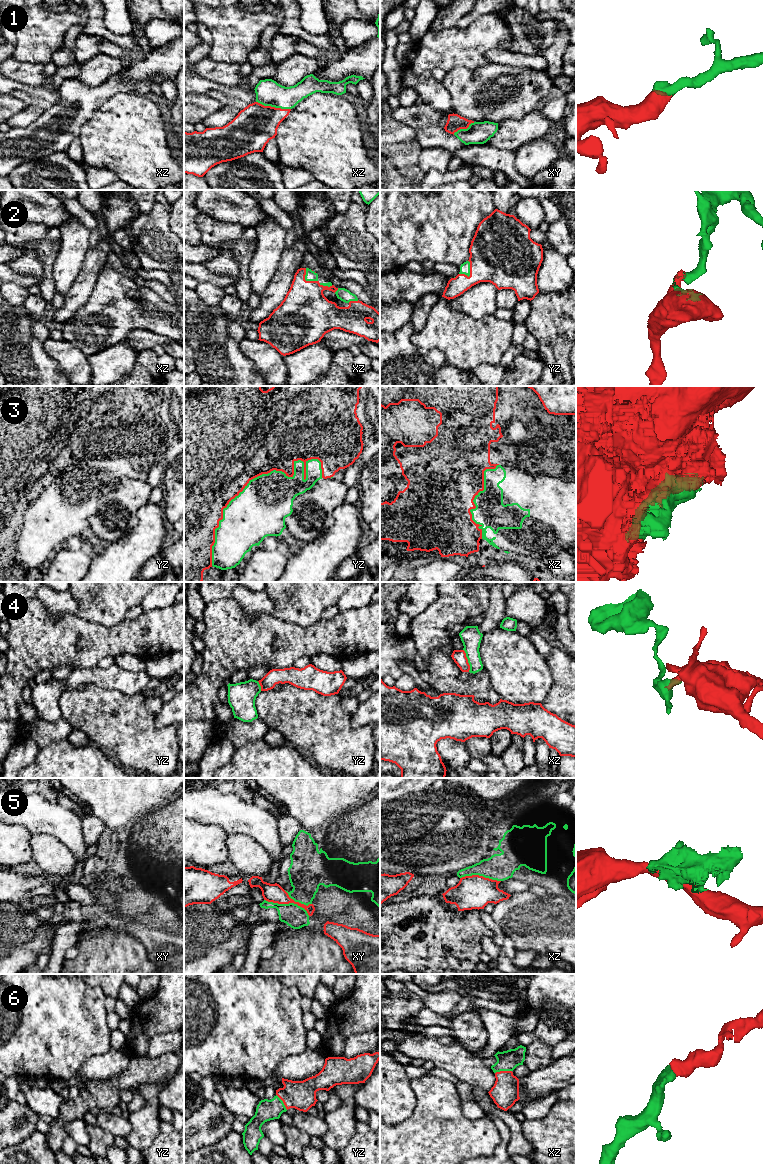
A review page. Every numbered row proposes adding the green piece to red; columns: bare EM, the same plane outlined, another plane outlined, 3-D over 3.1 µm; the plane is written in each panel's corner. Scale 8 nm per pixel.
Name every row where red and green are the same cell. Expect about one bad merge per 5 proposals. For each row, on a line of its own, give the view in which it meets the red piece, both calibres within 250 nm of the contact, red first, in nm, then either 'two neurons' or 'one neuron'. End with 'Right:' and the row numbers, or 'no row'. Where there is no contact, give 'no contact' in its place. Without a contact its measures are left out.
1: meets red in xz; 320 nm thick on the red side, 200 nm on the other; one neuron
2: meets red in yz; 440 nm thick on the red side, 80 nm on the other; one neuron
3: meets red in yz; 500 nm thick on the red side, 420 nm on the other; two neurons
4: meets red in xz; 110 nm thick on the red side, 160 nm on the other; two neurons
5: meets red in xy; 150 nm thick on the red side, 180 nm on the other; two neurons
6: meets red in xz; 220 nm thick on the red side, 160 nm on the other; one neuron
Right: 1, 2, 6

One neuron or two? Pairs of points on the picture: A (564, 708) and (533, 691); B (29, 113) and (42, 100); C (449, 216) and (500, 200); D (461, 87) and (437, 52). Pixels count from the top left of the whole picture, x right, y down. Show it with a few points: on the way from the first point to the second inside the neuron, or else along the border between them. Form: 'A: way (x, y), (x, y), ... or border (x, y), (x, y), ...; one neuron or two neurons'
A: border (550, 674), (552, 685), (541, 703); two neurons
B: border (27, 104), (39, 106), (44, 110); two neurons
C: border (492, 200), (496, 208); two neurons
D: border (473, 70), (467, 67), (454, 66), (446, 72); two neurons

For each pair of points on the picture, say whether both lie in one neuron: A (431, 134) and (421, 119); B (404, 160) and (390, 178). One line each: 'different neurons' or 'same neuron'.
A: different neurons
B: different neurons

